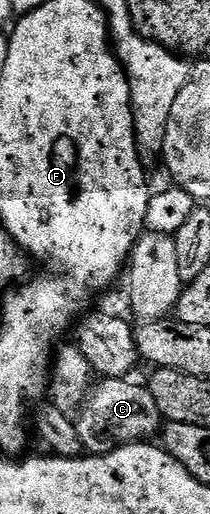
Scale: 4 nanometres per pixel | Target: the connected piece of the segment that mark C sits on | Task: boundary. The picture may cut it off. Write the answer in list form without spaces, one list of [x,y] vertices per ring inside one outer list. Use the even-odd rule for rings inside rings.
[[[103,378],[101,382],[95,389],[94,396],[85,400],[86,408],[81,408],[76,419],[79,435],[89,454],[107,455],[129,443],[153,440],[163,430],[164,418],[149,386],[142,384],[141,387],[138,383],[130,383],[129,378]]]

